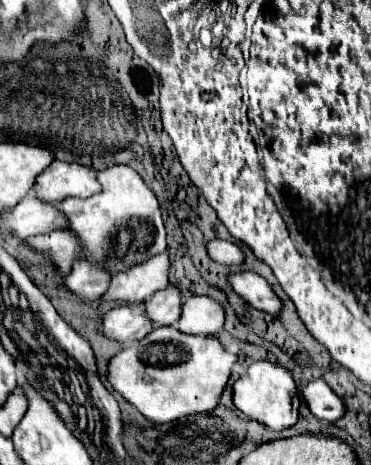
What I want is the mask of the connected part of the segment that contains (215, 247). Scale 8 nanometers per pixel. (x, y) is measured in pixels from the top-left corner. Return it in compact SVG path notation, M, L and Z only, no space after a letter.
M211 240L211 242L207 242L207 254L209 254L209 258L213 258L219 264L227 264L227 266L243 264L241 248L233 242L229 242L229 240Z

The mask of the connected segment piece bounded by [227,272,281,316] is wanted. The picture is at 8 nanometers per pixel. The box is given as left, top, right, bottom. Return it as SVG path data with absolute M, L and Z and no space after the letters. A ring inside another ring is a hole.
M237 272L237 274L229 274L227 282L231 286L231 290L251 308L255 310L263 310L269 314L279 314L281 310L281 300L273 294L273 290L269 288L267 280L261 278L255 272Z

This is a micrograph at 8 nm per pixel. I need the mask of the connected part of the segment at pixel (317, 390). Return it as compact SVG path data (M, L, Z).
M313 380L301 388L301 398L311 410L313 416L319 420L335 422L345 414L345 406L339 396L333 394L333 390L325 384L325 380Z

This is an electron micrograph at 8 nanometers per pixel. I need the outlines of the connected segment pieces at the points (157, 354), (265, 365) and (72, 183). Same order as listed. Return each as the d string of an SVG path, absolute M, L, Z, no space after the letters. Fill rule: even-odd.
M173 326L153 328L141 342L123 348L109 360L107 380L115 392L119 392L129 404L133 404L151 424L167 424L191 414L209 414L215 410L219 396L229 380L231 366L237 362L237 354L227 352L217 338L207 336L187 336Z
M253 362L247 374L235 380L233 384L233 404L249 420L255 420L267 430L275 432L295 426L299 416L299 396L295 390L293 376L287 368L279 366L277 362Z
M51 162L35 180L35 192L41 202L57 204L69 196L87 198L99 192L97 172L87 166Z

